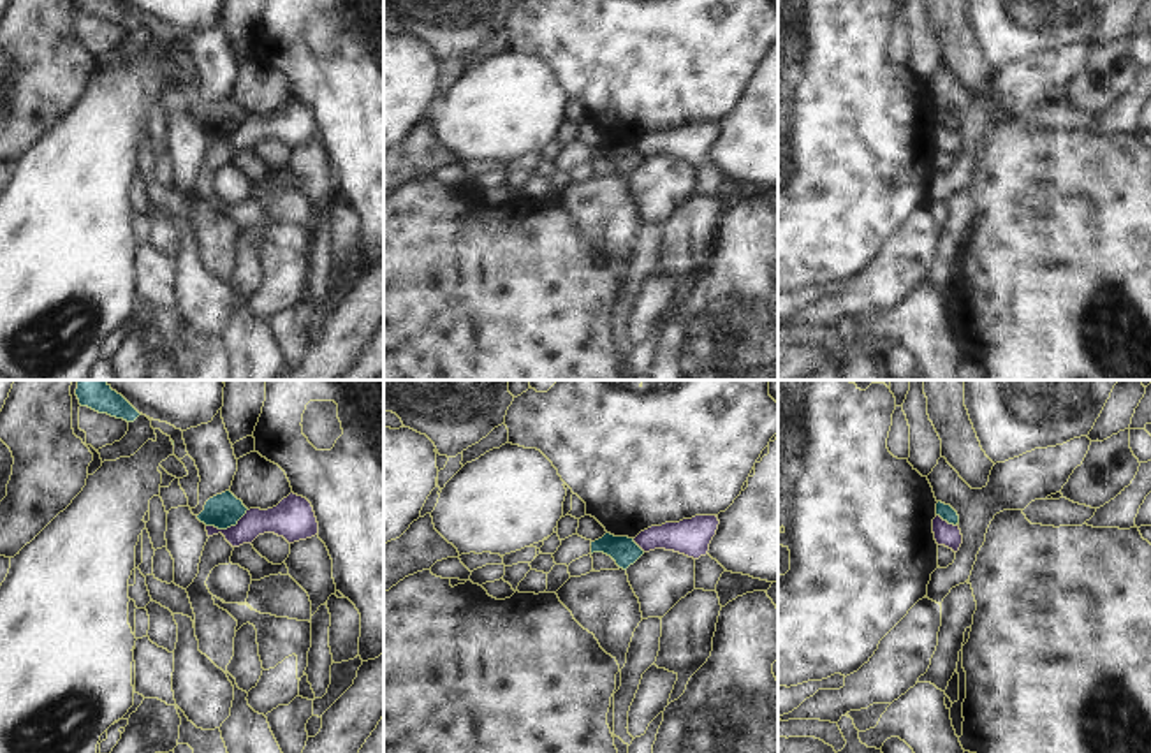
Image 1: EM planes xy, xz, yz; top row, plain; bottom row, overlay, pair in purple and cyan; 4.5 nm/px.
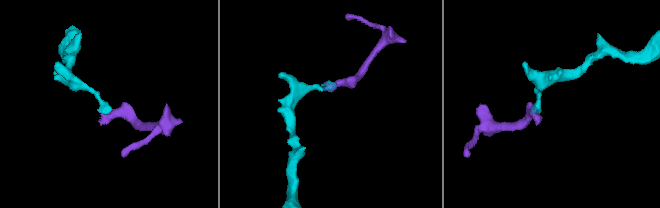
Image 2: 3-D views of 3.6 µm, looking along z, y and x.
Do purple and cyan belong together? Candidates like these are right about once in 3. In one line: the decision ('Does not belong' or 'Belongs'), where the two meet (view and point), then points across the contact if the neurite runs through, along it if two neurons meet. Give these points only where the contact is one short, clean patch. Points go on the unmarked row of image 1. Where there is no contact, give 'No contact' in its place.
Does not belong. Touches purple at xy (227, 134). Boundary: xy (247, 115), (234, 131), (226, 134), (206, 132)

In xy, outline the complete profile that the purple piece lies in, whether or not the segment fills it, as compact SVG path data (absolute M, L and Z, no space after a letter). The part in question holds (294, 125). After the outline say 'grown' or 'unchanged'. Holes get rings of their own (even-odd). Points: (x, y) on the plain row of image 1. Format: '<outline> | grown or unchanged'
M290 99L276 113L250 114L236 132L218 135L206 132L190 113L171 114L167 120L167 157L174 165L174 190L187 195L199 179L199 169L209 143L222 139L232 153L252 150L259 141L275 139L289 150L312 144L319 128L312 109Z | grown

